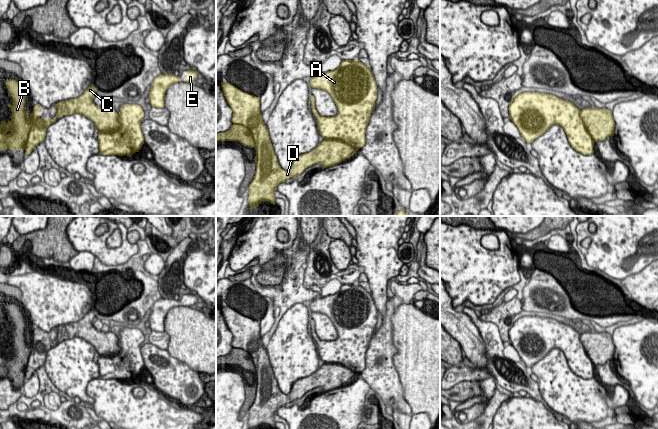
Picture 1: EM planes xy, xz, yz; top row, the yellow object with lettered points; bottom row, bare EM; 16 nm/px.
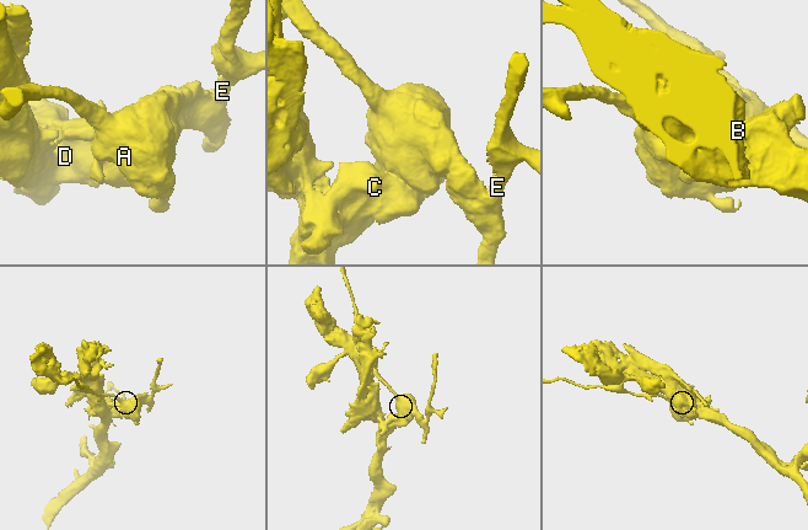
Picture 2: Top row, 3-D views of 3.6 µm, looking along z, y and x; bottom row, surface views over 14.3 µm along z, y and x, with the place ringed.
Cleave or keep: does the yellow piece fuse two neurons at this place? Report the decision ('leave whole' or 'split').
split

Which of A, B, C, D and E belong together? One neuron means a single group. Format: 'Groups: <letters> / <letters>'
Groups: A E / B C D

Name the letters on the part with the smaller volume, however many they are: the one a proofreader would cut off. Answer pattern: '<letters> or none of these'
A, E

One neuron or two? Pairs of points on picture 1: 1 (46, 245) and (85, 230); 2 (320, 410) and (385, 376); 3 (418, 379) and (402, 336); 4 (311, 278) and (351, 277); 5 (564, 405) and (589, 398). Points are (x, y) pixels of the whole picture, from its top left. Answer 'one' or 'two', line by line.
1: two
2: two
3: one
4: one
5: one

